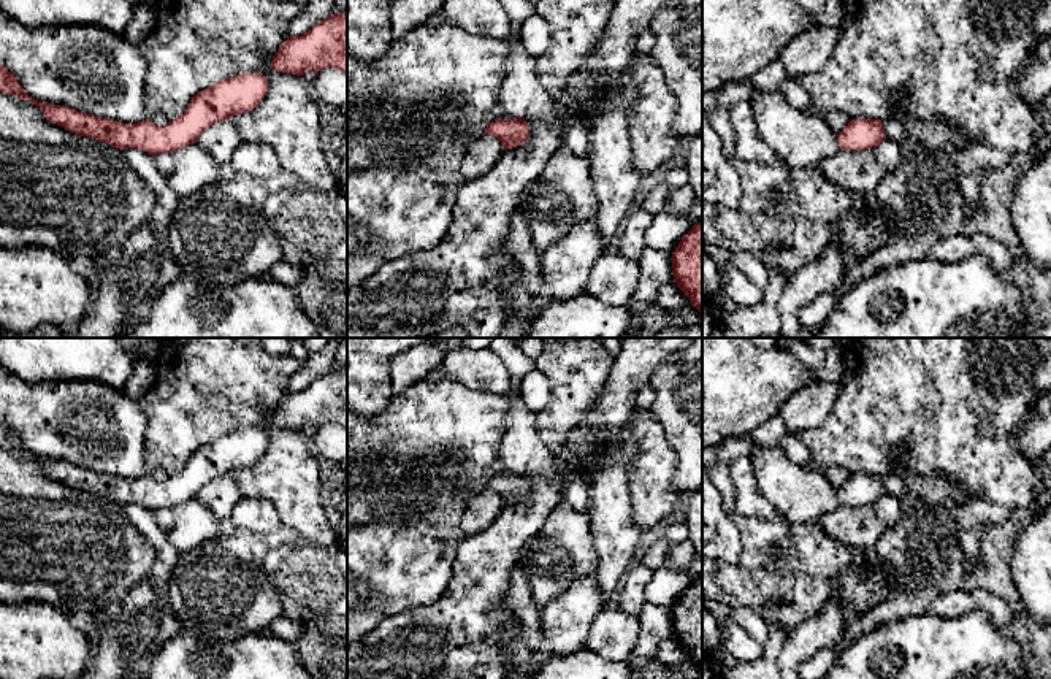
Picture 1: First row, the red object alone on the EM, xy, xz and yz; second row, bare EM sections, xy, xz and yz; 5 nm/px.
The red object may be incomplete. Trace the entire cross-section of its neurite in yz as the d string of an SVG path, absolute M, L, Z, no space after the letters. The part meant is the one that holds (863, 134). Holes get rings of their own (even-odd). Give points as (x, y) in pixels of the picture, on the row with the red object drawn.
M851 119L850 124L837 133L839 146L843 151L866 151L877 148L886 140L880 119Z

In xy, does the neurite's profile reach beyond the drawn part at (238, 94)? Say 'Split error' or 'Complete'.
Complete

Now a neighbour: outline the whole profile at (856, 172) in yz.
M885 140L866 151L843 151L816 163L813 168L842 189L873 195L880 179L902 162L899 143Z

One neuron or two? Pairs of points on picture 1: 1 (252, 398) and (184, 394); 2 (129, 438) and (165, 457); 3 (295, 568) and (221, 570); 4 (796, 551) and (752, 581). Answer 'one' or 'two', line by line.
1: one
2: two
3: two
4: two

